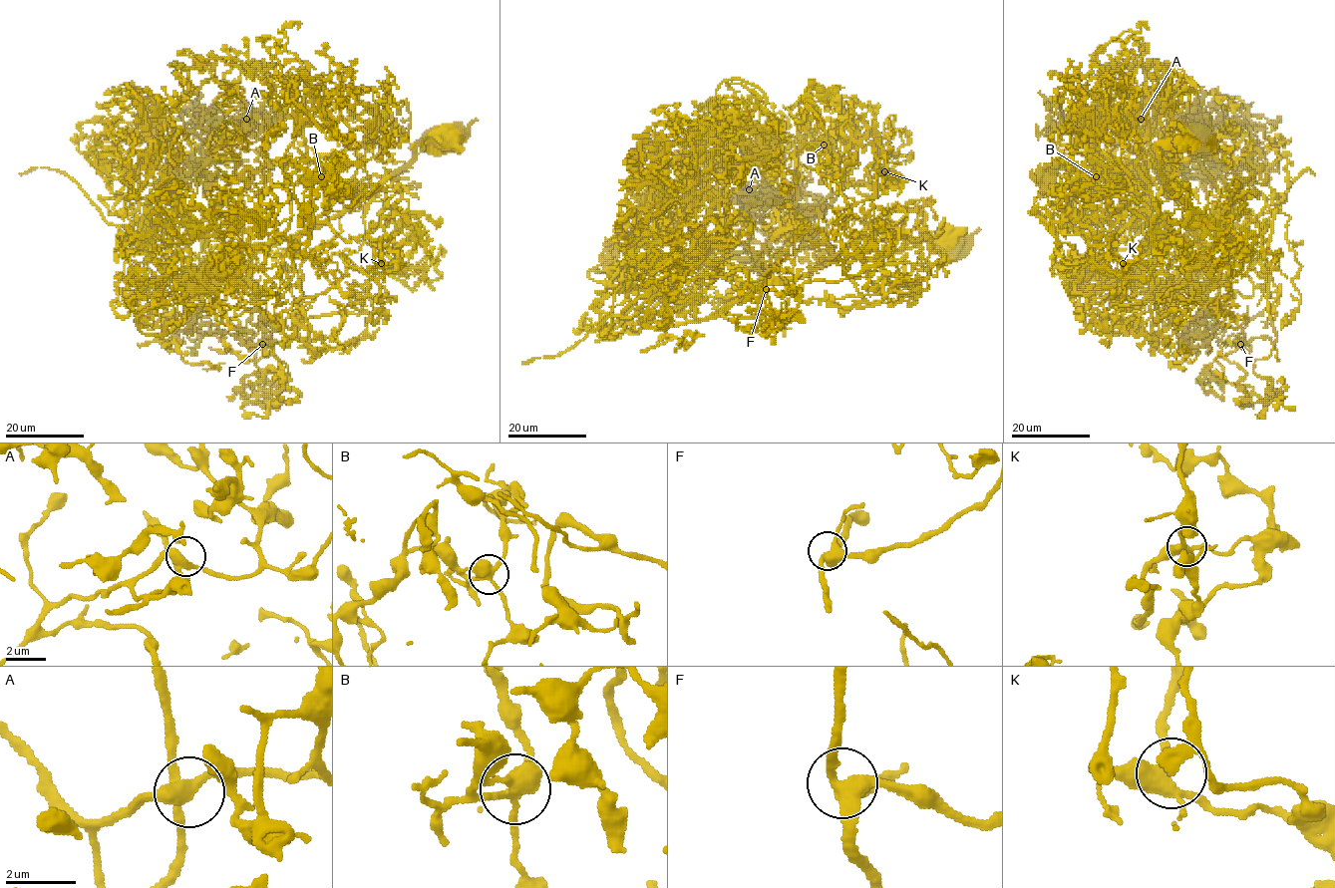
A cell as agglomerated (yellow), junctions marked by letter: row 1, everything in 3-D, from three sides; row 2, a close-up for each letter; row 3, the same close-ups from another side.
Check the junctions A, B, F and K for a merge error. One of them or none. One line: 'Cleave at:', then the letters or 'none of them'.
Cleave at: none of them

